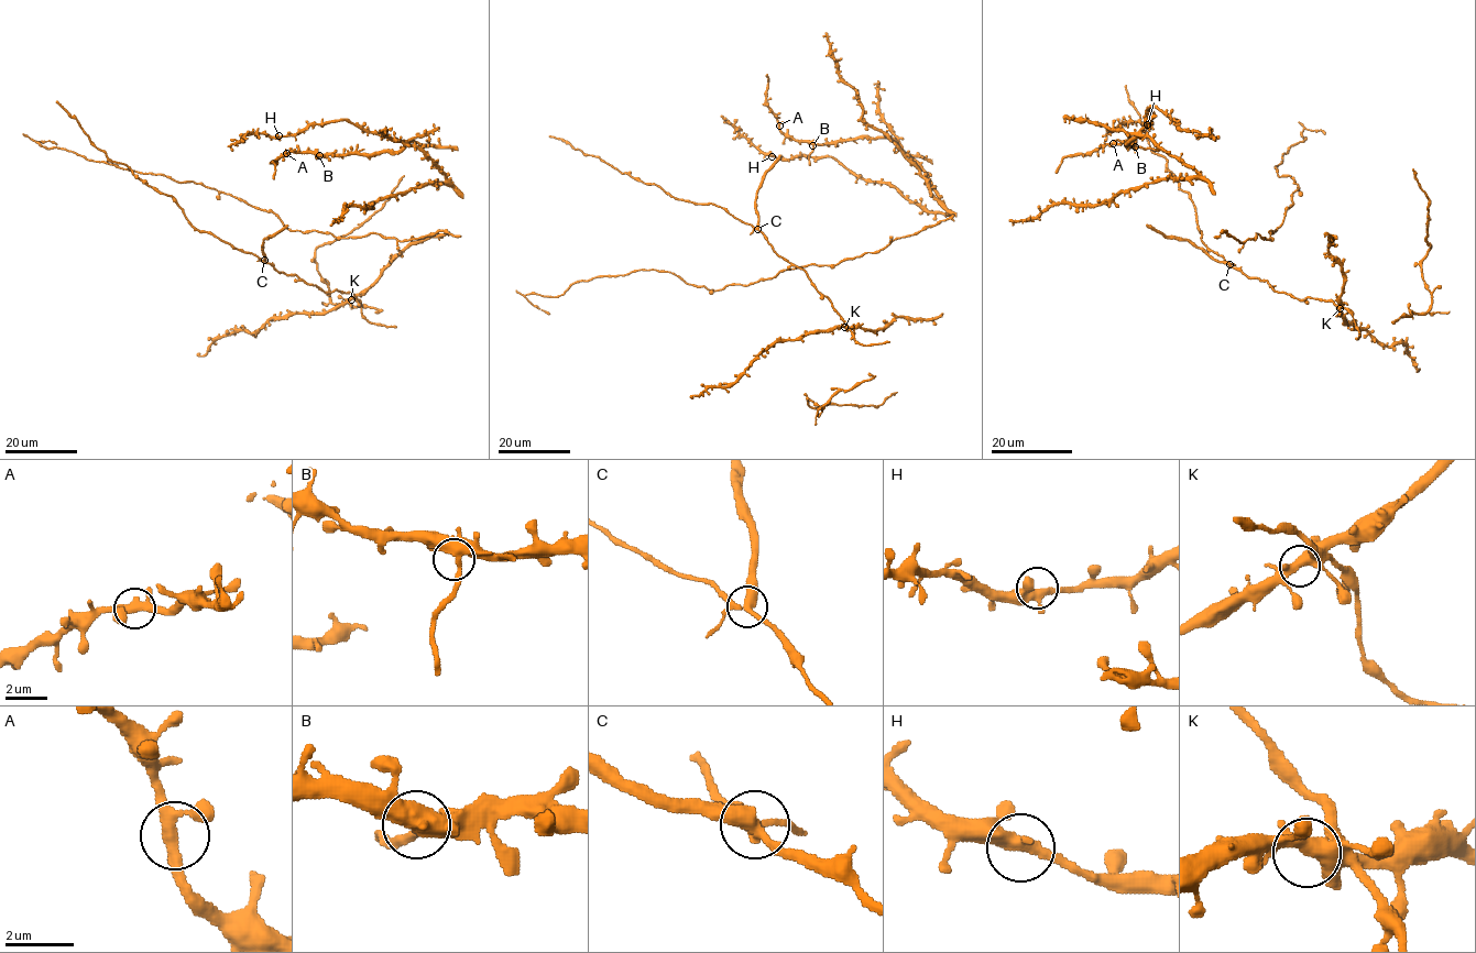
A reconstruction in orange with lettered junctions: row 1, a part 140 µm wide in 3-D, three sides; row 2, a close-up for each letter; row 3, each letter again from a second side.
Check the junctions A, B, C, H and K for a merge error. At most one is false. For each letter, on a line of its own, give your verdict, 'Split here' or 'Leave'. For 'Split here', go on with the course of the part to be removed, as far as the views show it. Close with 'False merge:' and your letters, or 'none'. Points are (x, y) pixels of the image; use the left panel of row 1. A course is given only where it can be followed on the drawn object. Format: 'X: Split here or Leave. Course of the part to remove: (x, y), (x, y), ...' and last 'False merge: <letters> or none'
A: Leave
B: Leave
C: Split here. Course of the part to remove: (264, 260), (263, 240), (287, 225)
H: Leave
K: Leave
False merge: C

